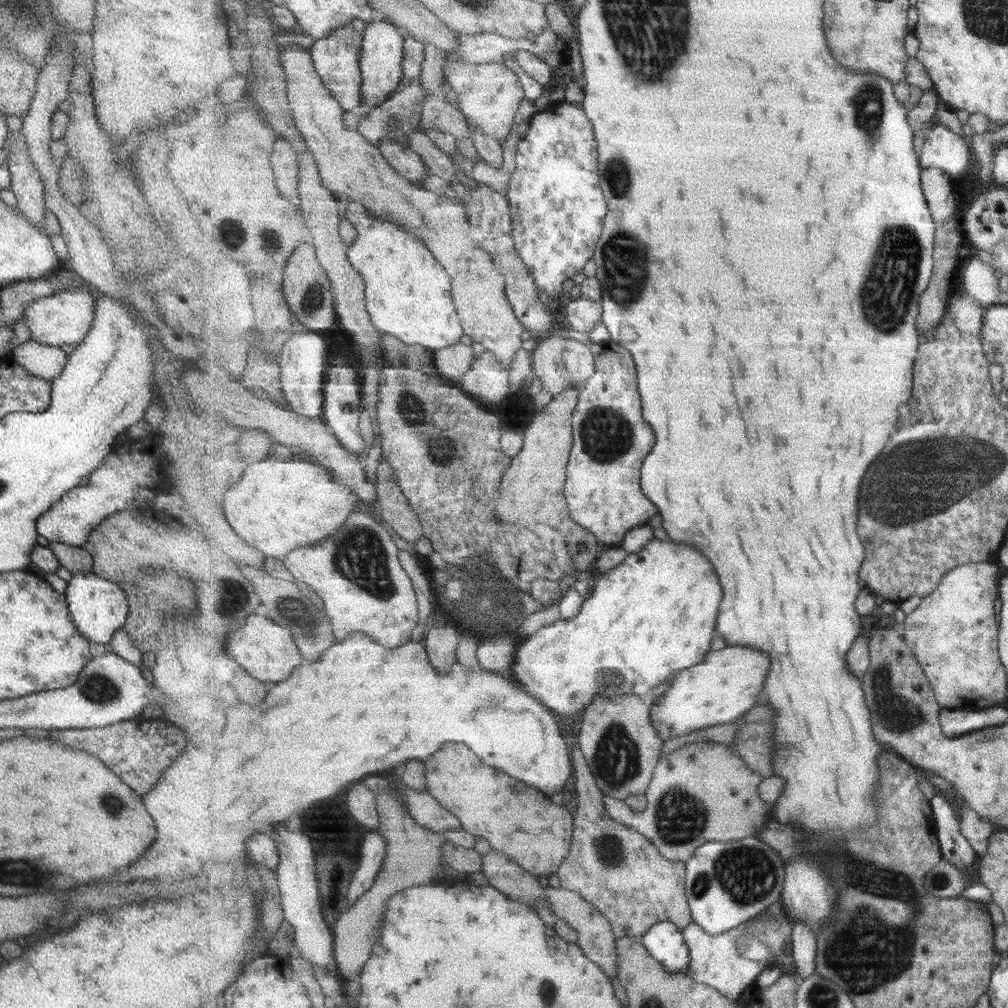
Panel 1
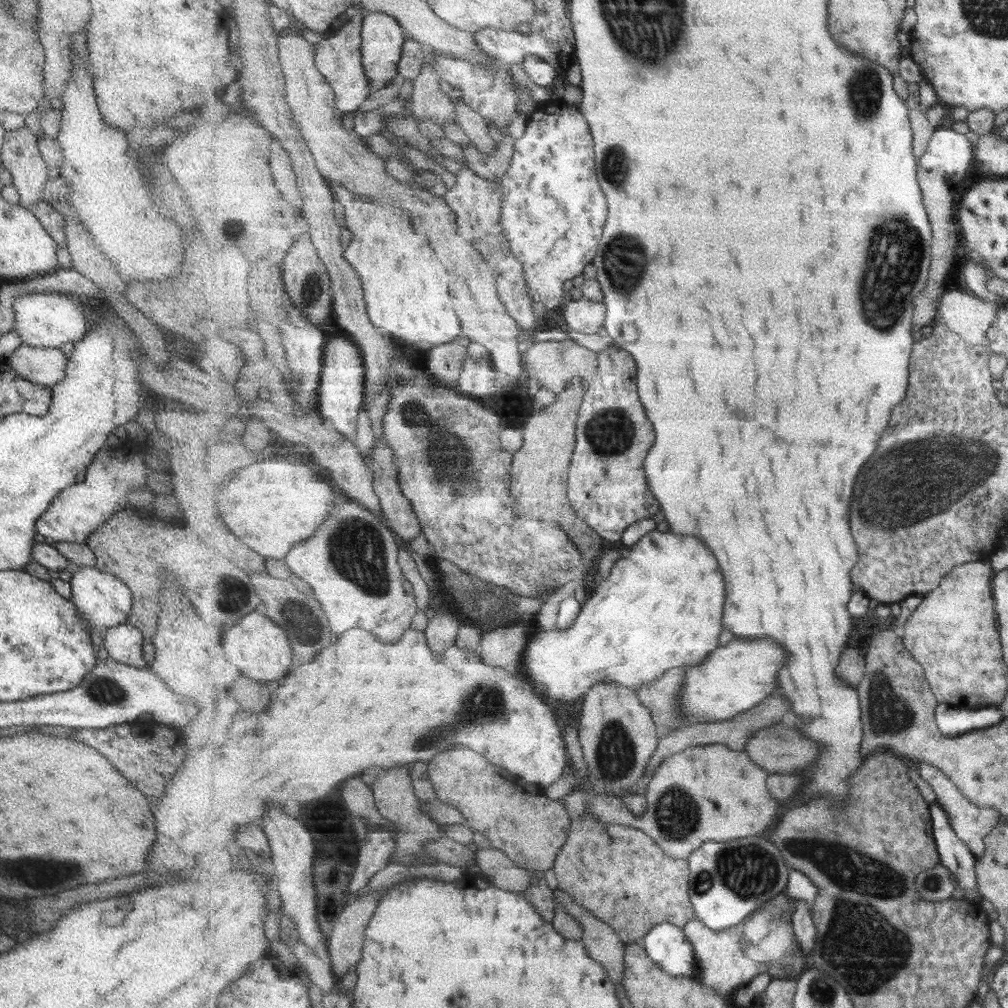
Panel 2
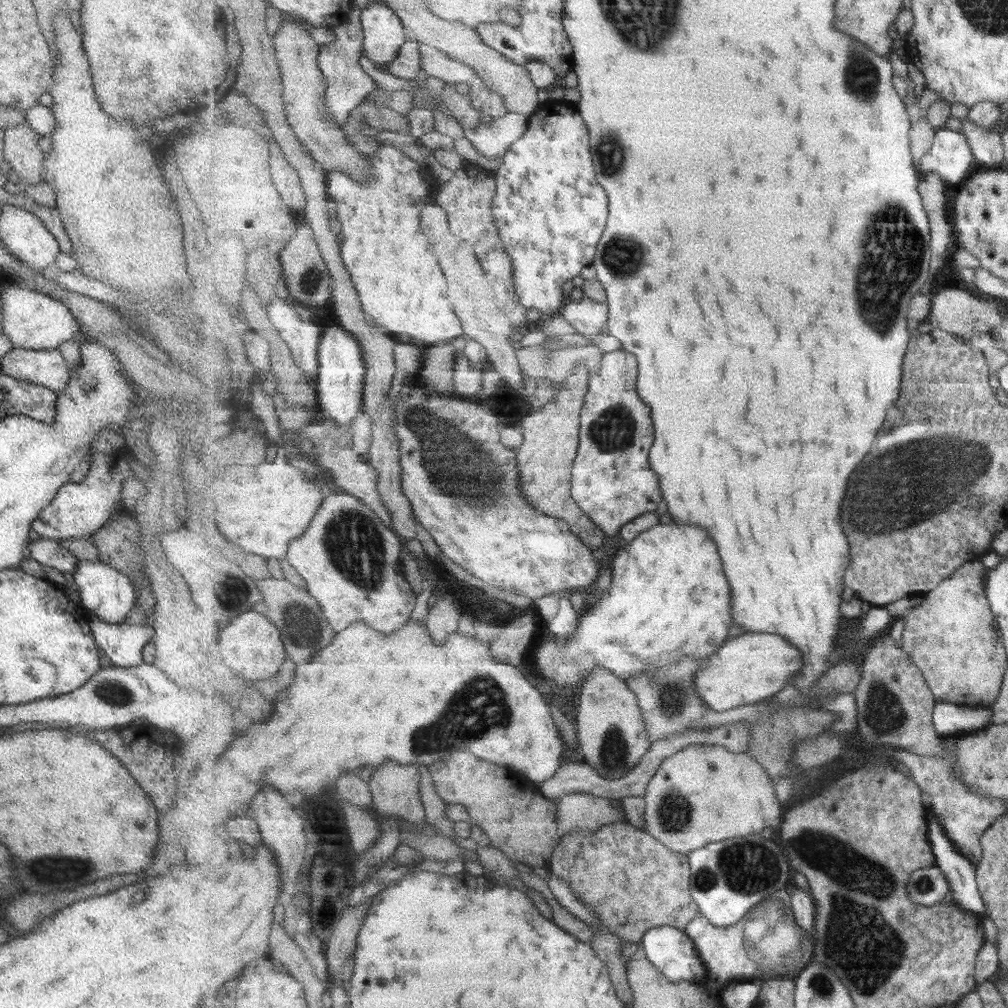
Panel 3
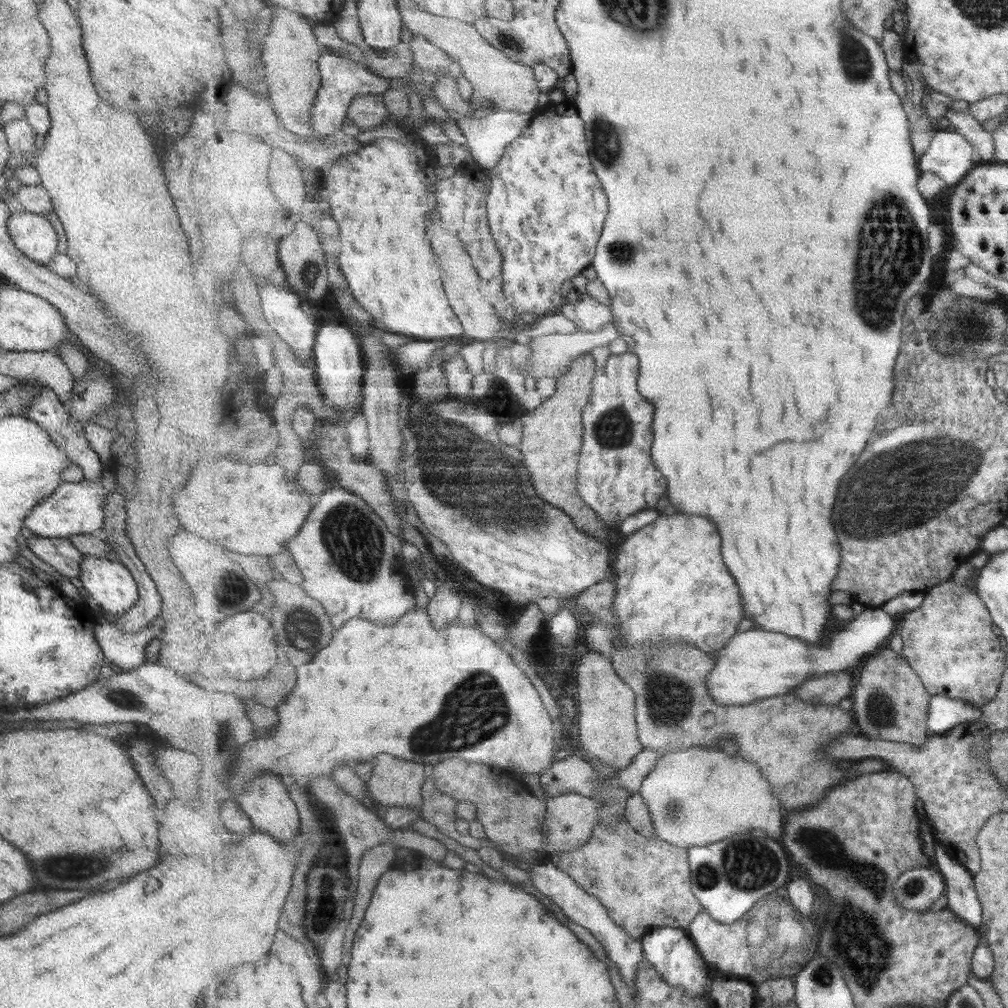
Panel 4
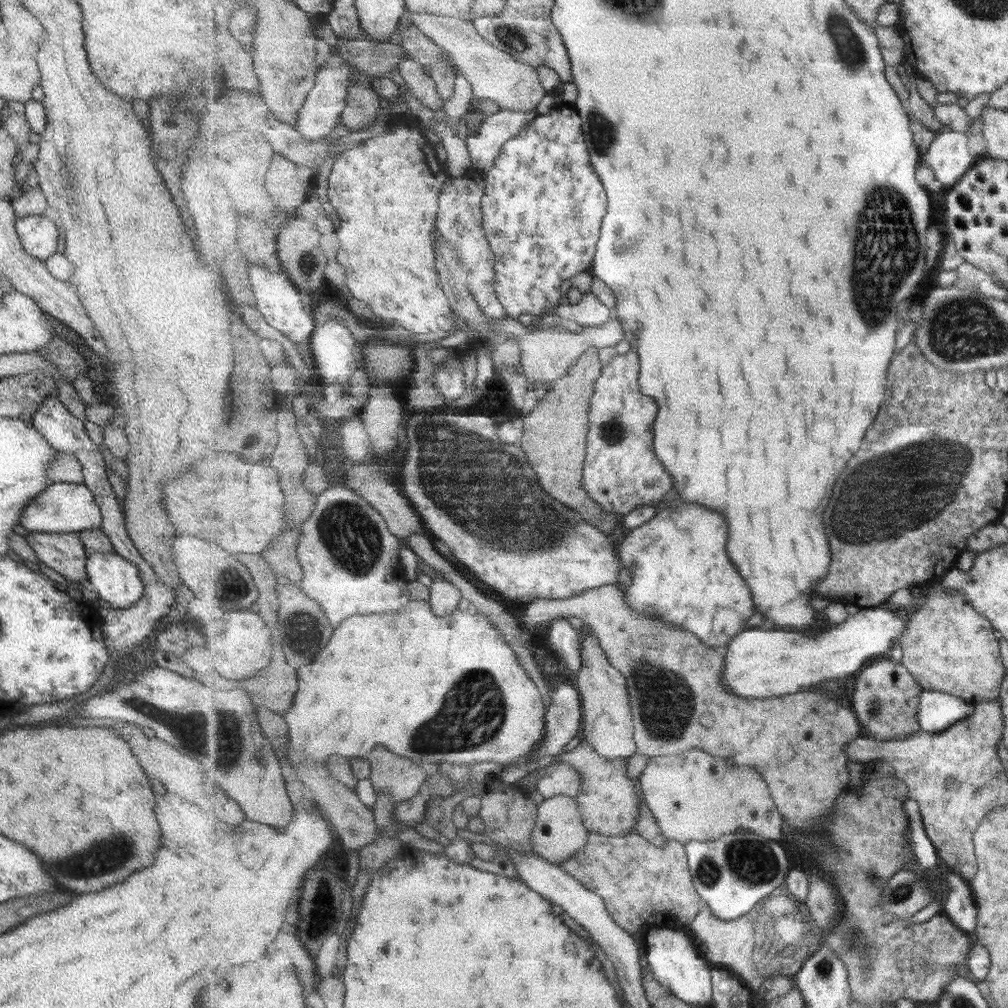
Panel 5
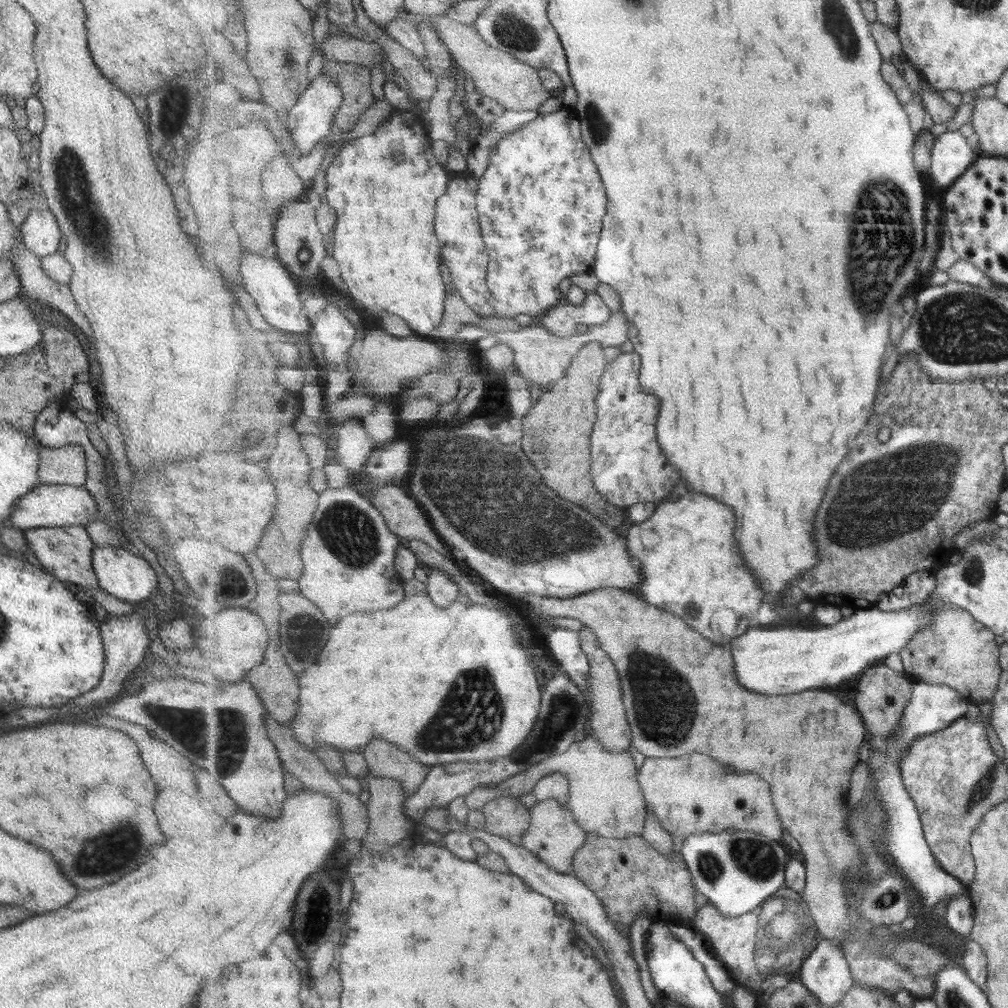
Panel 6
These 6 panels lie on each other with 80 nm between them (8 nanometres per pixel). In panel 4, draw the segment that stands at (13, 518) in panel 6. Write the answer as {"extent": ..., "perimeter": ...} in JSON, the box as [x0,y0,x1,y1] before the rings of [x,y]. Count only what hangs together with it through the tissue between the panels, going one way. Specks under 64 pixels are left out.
{"extent":[24,461,119,538],"perimeter":[[[113,461],[102,464],[101,474],[98,481],[68,483],[62,481],[51,495],[45,497],[40,504],[33,507],[33,510],[24,518],[24,527],[30,530],[33,535],[43,538],[68,538],[81,534],[98,534],[102,529],[104,517],[104,500],[107,493],[116,493],[115,473],[119,461],[115,462],[115,469],[111,467]]]}

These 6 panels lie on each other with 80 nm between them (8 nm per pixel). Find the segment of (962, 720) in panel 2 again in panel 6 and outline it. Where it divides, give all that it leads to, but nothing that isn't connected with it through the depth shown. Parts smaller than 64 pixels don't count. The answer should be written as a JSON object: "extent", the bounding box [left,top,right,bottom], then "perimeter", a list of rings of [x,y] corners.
{"extent":[866,679,969,923],"perimeter":[[[912,679],[911,703],[905,709],[902,726],[887,736],[883,750],[871,750],[870,758],[866,764],[874,771],[877,790],[873,794],[882,802],[885,812],[884,838],[882,838],[882,849],[890,856],[890,861],[895,868],[912,884],[916,890],[923,911],[925,923],[931,922],[935,916],[935,908],[939,904],[949,902],[953,897],[958,897],[967,891],[967,885],[954,874],[949,874],[936,859],[932,847],[929,846],[925,836],[924,826],[917,809],[917,803],[911,798],[908,787],[904,785],[902,774],[902,758],[909,752],[909,746],[917,742],[917,738],[923,738],[926,734],[937,733],[947,728],[958,718],[965,717],[969,712],[969,704],[959,691],[946,685],[935,685]]]}

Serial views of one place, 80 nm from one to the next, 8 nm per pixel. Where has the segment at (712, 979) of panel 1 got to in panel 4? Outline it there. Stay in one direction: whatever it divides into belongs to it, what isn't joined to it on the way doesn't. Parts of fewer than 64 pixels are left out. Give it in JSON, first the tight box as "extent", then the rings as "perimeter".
{"extent":[687,908,752,979],"perimeter":[[[704,908],[701,914],[696,916],[696,920],[687,927],[687,933],[696,942],[704,961],[708,962],[714,979],[725,976],[741,978],[745,974],[749,974],[749,970],[752,969],[749,939],[747,938],[749,922],[751,922],[751,916],[748,914],[741,919],[741,922],[735,922],[735,924],[717,922],[717,919],[713,918],[710,912]]]}

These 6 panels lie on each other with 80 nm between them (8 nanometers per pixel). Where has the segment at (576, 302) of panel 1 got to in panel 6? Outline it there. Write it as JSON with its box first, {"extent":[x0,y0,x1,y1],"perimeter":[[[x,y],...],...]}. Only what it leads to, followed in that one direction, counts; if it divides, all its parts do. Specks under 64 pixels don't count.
{"extent":[540,292,612,338],"perimeter":[[[595,292],[588,293],[583,304],[563,302],[553,307],[540,319],[540,322],[551,334],[559,338],[569,338],[574,335],[575,324],[584,324],[589,328],[602,325],[611,318],[612,313],[603,297]]]}

